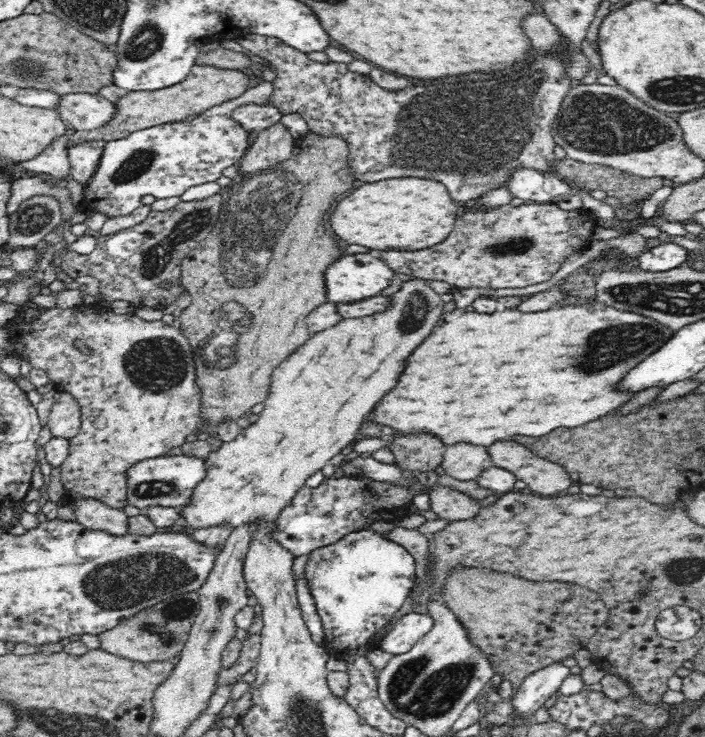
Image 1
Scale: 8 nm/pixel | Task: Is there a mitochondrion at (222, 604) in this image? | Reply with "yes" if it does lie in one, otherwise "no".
yes

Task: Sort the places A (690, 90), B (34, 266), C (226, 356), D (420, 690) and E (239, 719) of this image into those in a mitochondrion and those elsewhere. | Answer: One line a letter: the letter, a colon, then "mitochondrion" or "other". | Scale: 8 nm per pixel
A: mitochondrion
B: other
C: mitochondrion
D: mitochondrion
E: other

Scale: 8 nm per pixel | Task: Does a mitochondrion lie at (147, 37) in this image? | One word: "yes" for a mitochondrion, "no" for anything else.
yes

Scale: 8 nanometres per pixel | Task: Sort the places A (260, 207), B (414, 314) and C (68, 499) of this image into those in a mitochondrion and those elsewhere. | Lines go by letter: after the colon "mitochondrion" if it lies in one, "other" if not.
A: mitochondrion
B: mitochondrion
C: other

